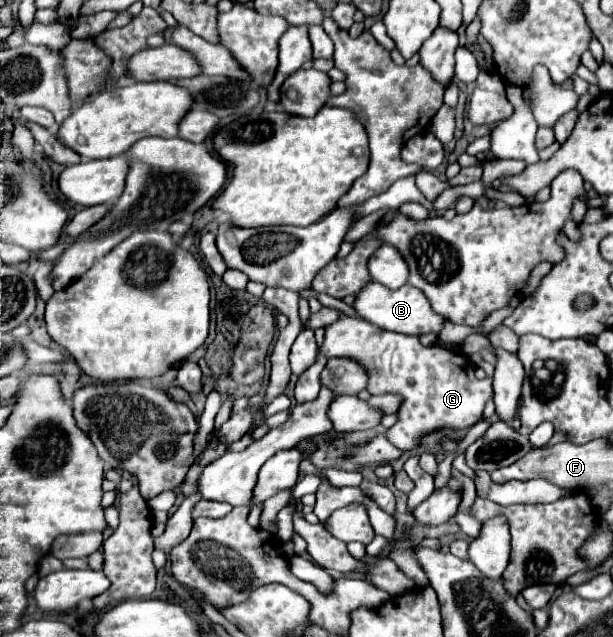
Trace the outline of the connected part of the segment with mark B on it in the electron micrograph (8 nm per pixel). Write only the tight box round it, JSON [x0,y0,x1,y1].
[353,282,445,336]

